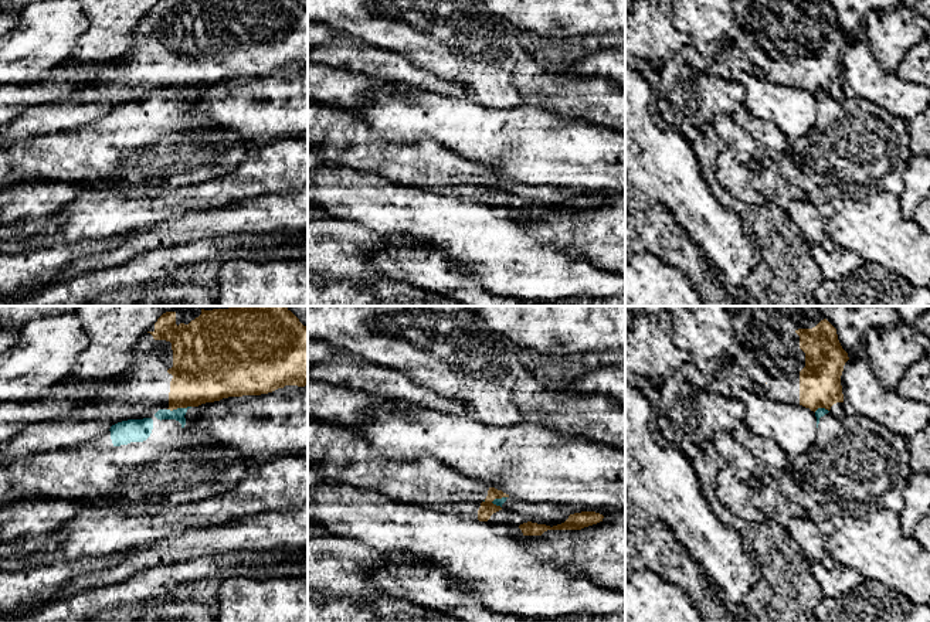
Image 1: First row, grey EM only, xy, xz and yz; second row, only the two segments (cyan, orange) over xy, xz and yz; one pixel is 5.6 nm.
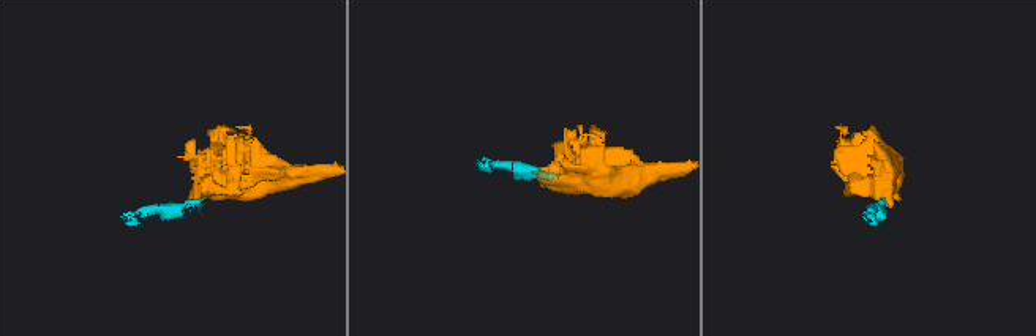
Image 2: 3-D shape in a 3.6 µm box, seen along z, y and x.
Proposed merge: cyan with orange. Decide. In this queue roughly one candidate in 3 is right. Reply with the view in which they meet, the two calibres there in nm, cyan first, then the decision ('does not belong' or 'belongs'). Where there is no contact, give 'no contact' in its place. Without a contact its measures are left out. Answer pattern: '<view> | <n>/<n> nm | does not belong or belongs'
xy | 70/360 nm | does not belong

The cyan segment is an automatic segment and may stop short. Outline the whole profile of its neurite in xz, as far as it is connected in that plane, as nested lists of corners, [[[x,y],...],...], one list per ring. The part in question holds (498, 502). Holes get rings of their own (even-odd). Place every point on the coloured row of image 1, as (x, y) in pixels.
[[[515,497],[492,502],[503,510],[546,526],[564,523],[570,514],[595,511],[604,519],[581,530],[547,530],[536,536],[542,561],[566,565],[573,575],[586,574],[590,581],[625,594],[625,511],[610,507],[591,509],[568,504],[527,503]]]

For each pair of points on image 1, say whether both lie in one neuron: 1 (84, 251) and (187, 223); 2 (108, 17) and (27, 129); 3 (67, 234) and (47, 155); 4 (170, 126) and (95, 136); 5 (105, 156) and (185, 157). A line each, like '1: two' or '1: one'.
1: two
2: two
3: two
4: one
5: one

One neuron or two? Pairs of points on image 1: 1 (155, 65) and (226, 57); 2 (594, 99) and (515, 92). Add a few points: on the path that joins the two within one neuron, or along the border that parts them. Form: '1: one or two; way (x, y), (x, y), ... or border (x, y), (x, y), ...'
1: one; way (172, 61), (196, 61), (200, 57), (209, 57)
2: one; way (574, 97), (560, 92), (535, 92)

